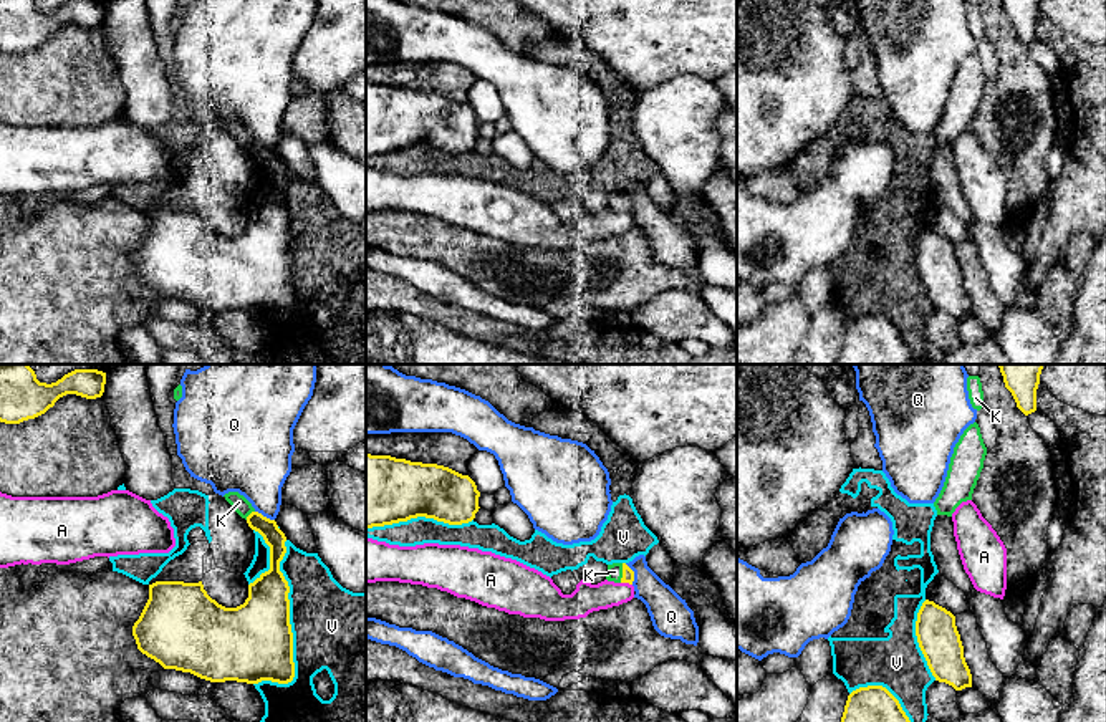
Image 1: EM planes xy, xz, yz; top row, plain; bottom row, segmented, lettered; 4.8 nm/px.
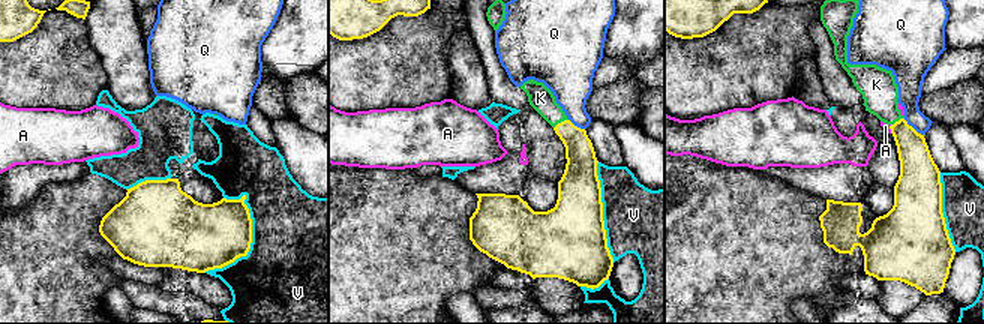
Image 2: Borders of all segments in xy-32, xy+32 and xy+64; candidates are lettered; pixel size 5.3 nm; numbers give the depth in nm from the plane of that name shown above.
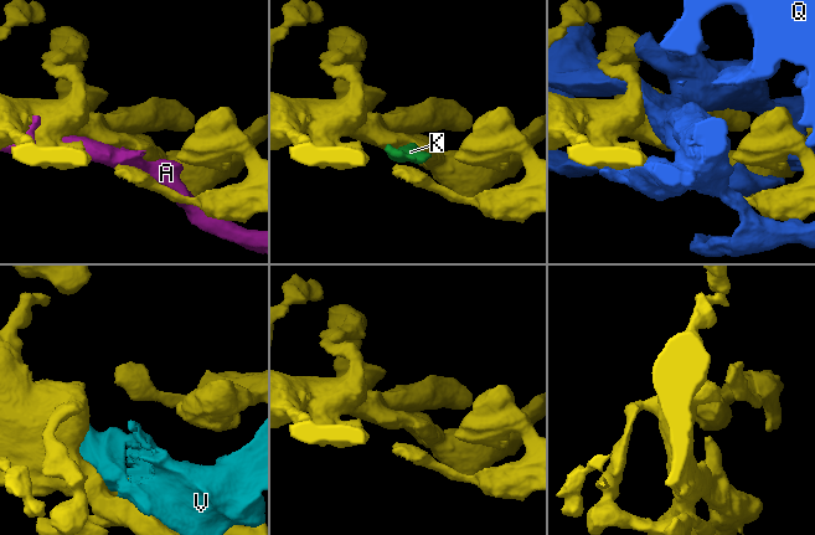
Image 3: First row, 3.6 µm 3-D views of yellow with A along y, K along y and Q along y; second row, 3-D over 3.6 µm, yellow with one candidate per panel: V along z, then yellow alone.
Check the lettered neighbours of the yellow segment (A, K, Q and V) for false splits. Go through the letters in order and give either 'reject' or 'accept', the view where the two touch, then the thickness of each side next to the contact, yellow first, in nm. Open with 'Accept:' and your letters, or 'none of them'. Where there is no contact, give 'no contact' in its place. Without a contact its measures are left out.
Accept: K
A: reject | xz | 60/140 nm
K: accept | xz | 60/80 nm
Q: reject | xz | 60/180 nm
V: reject | xy | 380/400 nm

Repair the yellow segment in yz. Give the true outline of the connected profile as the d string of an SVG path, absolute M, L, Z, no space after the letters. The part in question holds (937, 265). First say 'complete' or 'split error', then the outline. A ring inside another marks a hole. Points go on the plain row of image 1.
complete; M926 229L917 242L916 265L935 310L955 320L972 316L972 303L950 240Z

